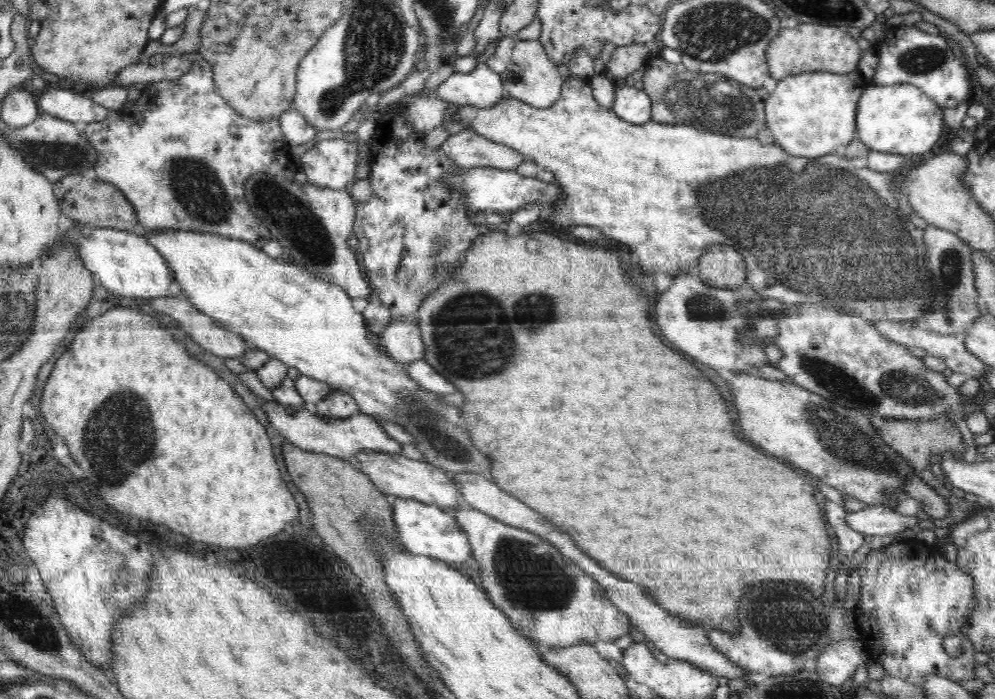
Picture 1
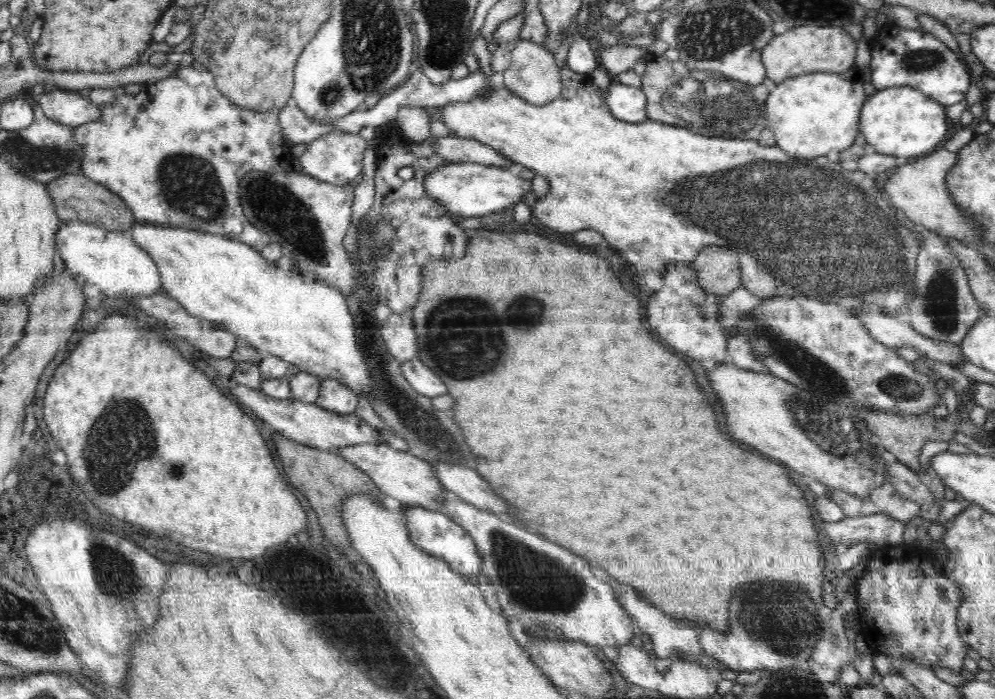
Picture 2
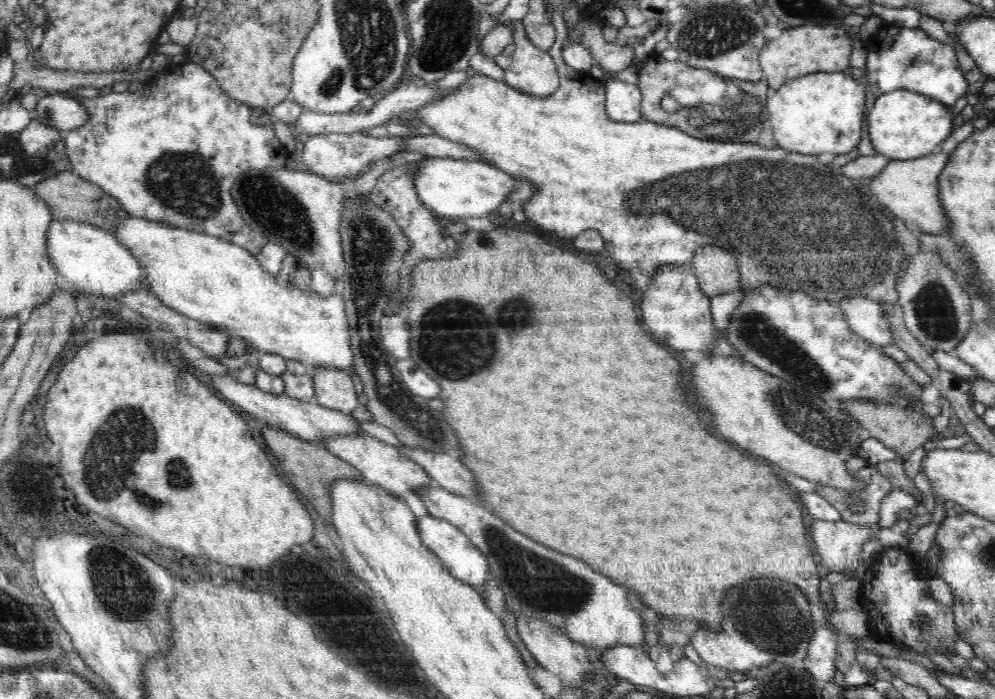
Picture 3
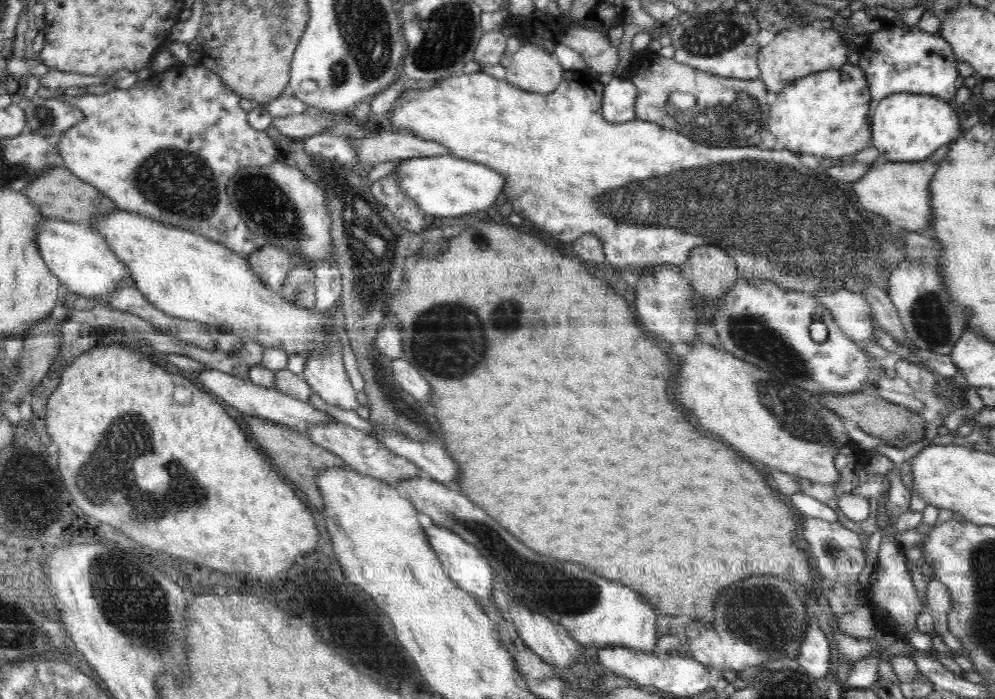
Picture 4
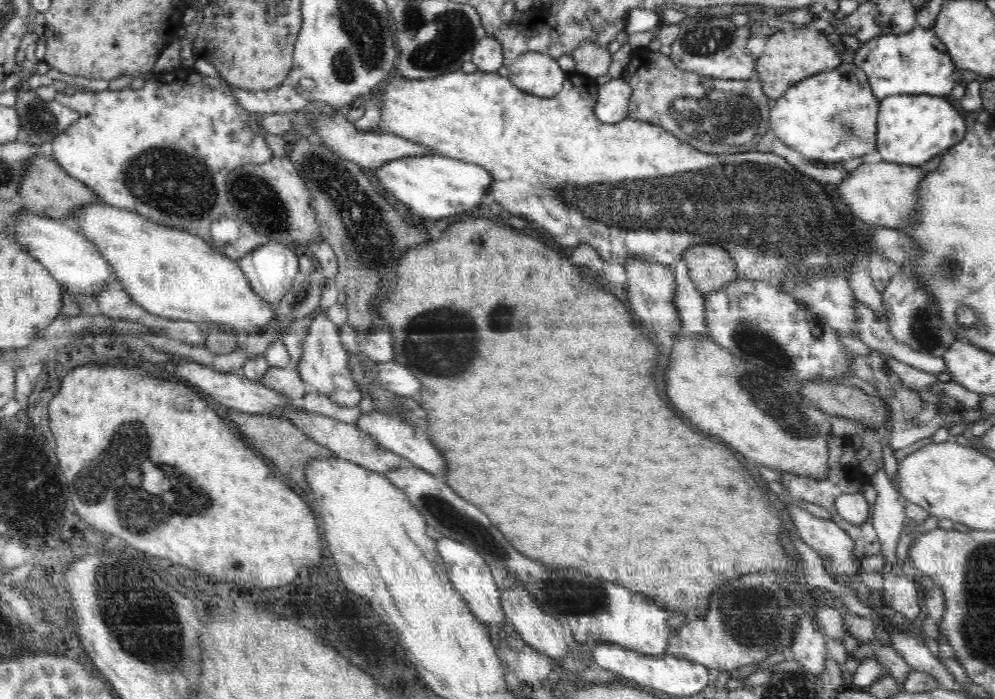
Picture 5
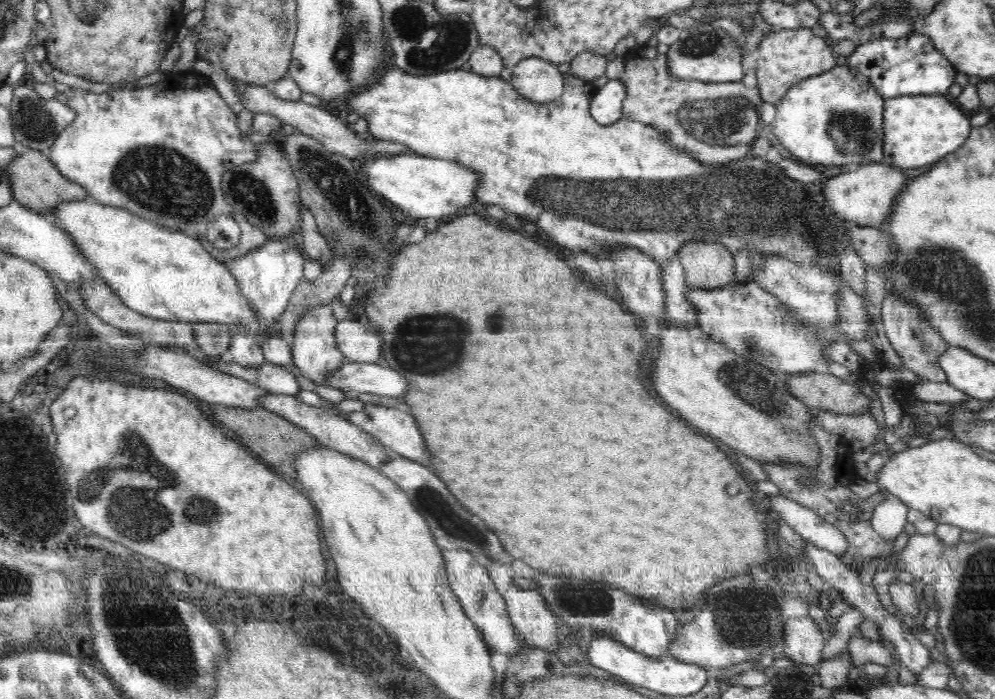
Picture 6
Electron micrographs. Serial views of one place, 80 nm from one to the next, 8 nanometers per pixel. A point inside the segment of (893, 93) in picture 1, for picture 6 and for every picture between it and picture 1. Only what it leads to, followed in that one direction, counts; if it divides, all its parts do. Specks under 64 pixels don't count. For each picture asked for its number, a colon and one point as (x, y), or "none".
2: (901, 121)
3: (902, 125)
4: (906, 127)
5: (911, 129)
6: (919, 130)

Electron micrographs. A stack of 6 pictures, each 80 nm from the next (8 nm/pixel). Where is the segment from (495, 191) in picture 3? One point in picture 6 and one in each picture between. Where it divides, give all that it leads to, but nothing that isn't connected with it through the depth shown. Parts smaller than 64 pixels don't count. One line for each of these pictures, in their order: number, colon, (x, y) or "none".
4: (443, 186)
5: (432, 186)
6: (415, 186)

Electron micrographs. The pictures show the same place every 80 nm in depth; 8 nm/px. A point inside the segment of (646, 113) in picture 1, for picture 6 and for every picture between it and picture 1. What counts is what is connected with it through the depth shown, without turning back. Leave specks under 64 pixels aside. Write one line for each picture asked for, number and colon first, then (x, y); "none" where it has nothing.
2: (628, 103)
3: (622, 100)
4: (619, 99)
5: (613, 97)
6: (606, 108)

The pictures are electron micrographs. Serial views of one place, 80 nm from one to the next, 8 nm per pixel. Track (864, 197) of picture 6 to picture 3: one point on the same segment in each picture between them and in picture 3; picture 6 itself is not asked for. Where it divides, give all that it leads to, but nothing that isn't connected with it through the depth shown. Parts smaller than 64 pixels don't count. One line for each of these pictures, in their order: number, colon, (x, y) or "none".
3: (909, 188)
4: (898, 191)
5: (884, 193)

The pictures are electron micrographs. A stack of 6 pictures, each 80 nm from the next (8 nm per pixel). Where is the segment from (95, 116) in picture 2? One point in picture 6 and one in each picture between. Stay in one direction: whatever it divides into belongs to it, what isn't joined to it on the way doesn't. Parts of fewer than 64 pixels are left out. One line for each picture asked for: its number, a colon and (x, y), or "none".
3: (63, 111)
4: (50, 117)
5: (41, 121)
6: (37, 123)

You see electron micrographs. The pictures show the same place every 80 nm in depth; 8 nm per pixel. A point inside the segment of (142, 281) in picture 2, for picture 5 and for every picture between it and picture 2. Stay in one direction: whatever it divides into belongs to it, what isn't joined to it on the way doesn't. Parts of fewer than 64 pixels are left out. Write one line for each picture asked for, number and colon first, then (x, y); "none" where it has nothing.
3: (89, 257)
4: (75, 253)
5: (73, 260)

